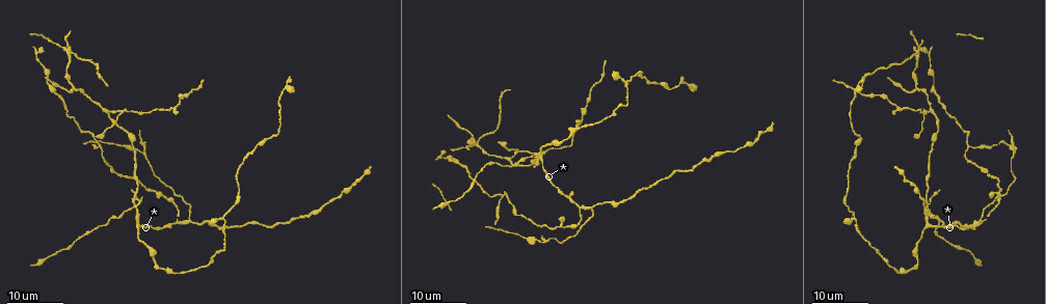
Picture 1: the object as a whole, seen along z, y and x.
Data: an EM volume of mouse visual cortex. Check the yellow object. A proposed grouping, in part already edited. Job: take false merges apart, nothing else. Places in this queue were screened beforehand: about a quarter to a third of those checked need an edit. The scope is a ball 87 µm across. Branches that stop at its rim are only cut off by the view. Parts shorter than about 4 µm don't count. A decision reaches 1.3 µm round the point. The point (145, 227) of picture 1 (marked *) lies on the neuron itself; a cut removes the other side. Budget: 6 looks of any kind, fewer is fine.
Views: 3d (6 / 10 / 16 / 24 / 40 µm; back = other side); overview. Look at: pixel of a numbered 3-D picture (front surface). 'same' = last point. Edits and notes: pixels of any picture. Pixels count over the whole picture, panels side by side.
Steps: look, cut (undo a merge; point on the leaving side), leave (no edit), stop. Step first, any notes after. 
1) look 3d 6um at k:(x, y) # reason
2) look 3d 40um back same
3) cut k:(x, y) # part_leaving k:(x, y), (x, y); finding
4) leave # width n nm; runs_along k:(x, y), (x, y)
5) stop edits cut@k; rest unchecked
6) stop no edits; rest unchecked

look 3d 24um at 1:(136, 207) # small branch off a trunk

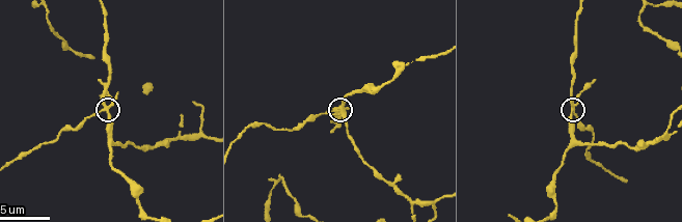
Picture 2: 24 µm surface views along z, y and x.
look 3d 6um at 2:(104, 107) # closer look

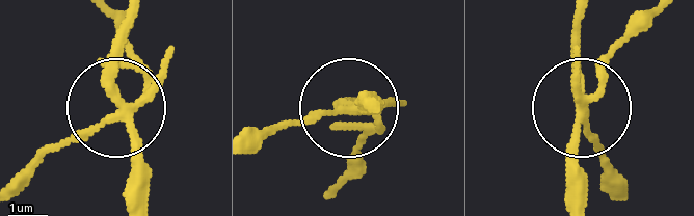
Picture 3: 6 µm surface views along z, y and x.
look 3d 6um back at 3:(581, 113)

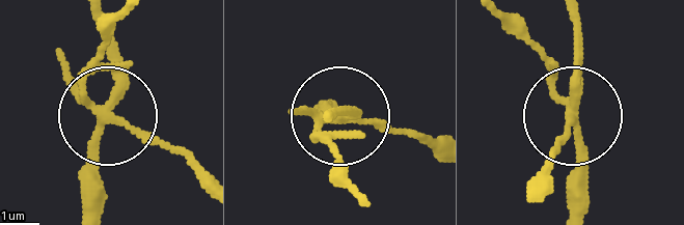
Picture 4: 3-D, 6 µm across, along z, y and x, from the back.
cut 4:(157, 137) # part_leaving 4:(104, 115), (199, 165); two neurons meet here

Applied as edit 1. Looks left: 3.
look 3d 24um at 1:(121, 114) # a fork

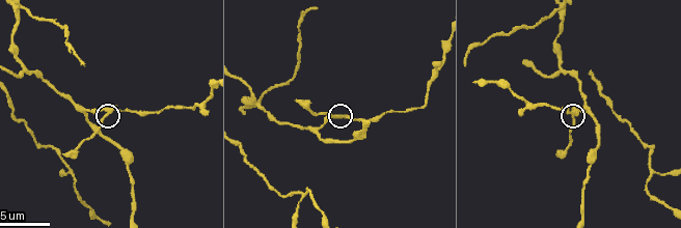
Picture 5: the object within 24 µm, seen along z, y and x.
look 3d 10um at 5:(105, 118)

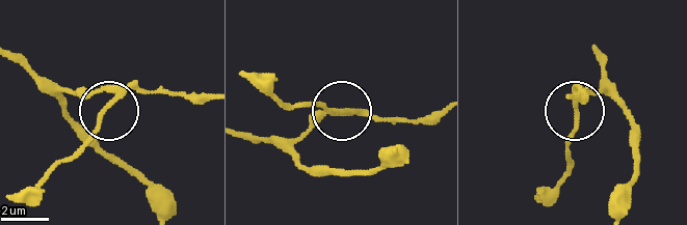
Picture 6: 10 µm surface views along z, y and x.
cut 6:(101, 121) # arms 3; part_leaving 6:(119, 95), (73, 152), (31, 189), (9, 198); a second neuron is stuck on

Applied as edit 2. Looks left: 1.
look 3d 10um at 5:(254, 103) # a fork

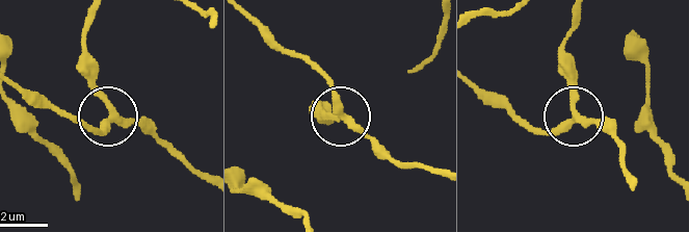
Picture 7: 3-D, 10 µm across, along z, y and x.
cut 7:(97, 89) # part_leaving 7:(116, 119), (99, 84), (86, 19); two neurons meet here

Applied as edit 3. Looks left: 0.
stop edits cut@4, cut@6, cut@7; rest unchecked

